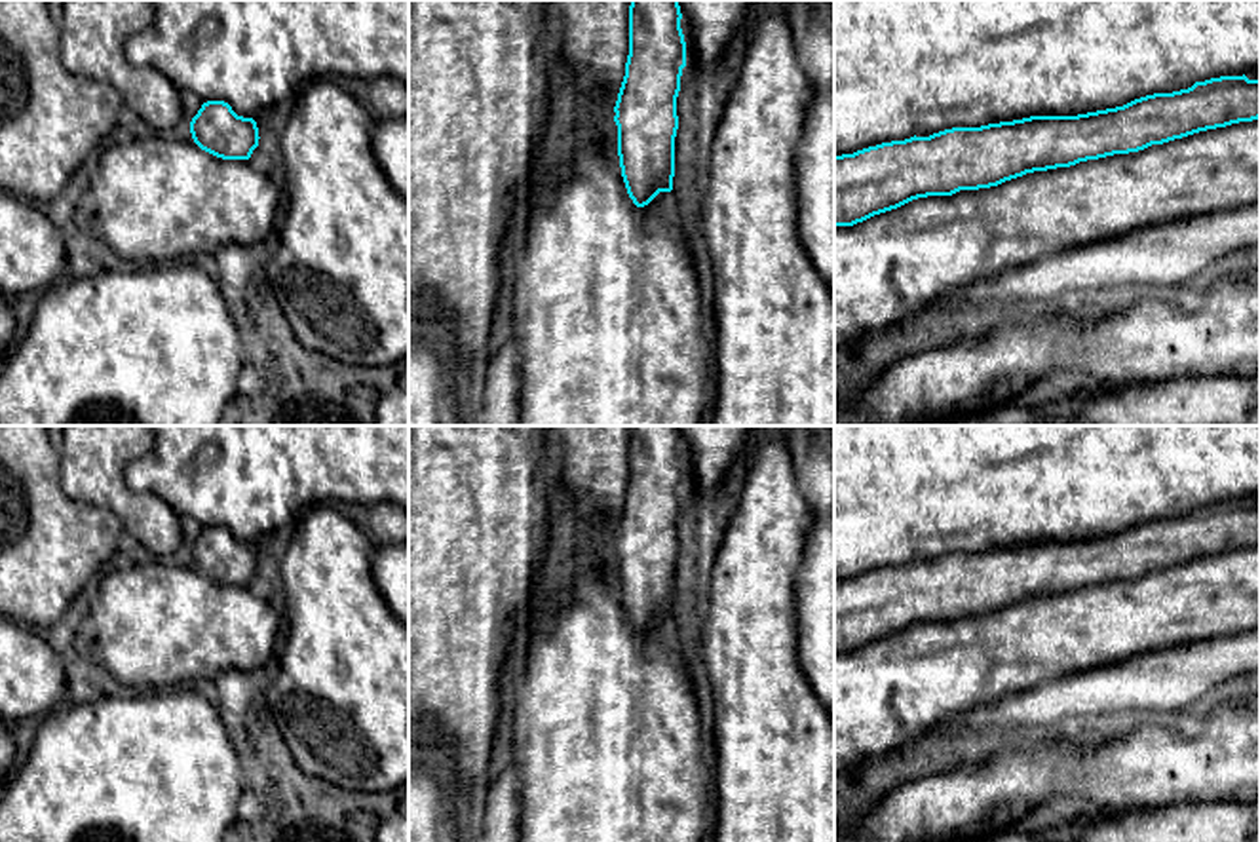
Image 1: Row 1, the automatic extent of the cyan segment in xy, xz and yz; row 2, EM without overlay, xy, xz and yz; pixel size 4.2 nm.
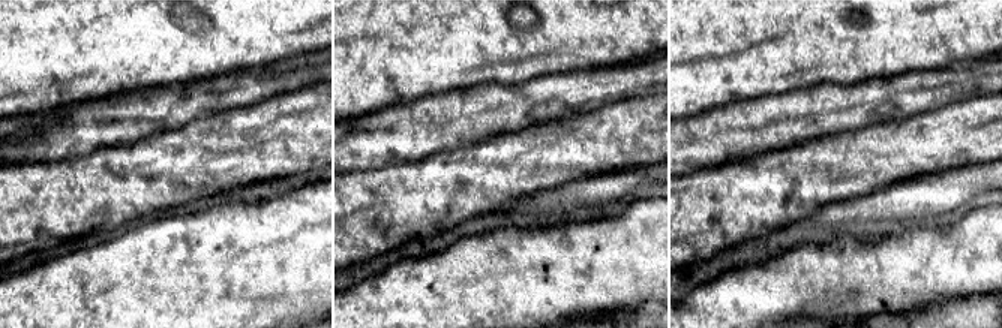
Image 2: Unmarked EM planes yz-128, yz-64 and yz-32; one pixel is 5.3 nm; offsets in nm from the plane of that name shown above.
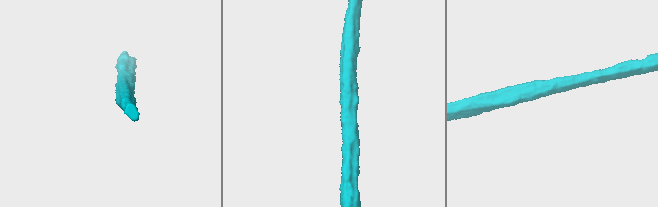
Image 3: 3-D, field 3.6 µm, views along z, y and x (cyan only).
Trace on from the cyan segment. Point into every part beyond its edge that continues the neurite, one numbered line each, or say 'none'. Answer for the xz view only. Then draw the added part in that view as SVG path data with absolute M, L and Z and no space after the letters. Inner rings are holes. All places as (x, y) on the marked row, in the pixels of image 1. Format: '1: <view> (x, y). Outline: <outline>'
none

